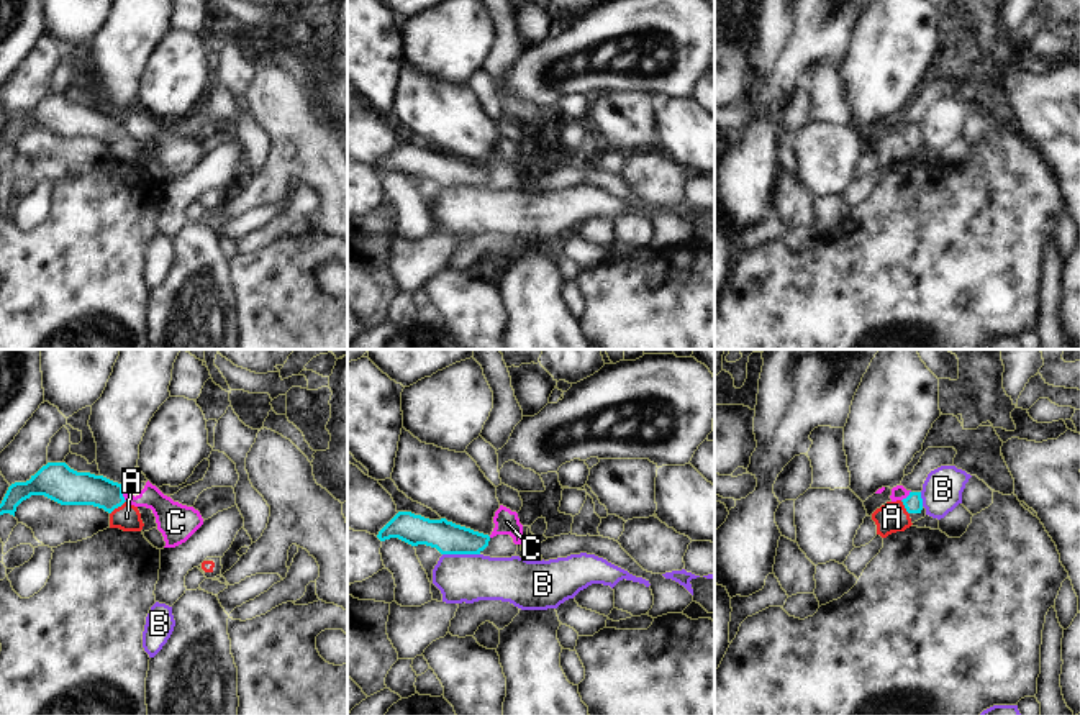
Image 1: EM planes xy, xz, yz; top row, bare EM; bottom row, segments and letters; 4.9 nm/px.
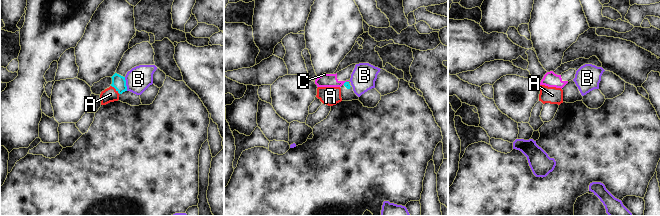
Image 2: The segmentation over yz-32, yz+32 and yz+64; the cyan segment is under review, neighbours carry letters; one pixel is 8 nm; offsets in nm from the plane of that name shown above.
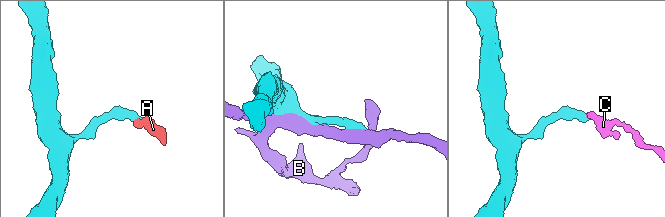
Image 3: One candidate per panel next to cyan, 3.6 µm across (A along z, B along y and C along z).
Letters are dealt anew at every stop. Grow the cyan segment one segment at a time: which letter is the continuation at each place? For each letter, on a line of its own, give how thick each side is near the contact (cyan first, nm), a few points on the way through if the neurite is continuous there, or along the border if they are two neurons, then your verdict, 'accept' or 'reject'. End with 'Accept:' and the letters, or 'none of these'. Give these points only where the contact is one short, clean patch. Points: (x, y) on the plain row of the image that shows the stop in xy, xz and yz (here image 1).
A: 170/130 nm | along xy (125, 133), (110, 146) | reject
B: 160/240 nm | reject
C: 170/130 nm | along xy (122, 118), (122, 128), (127, 133) | reject
Accept: none of these

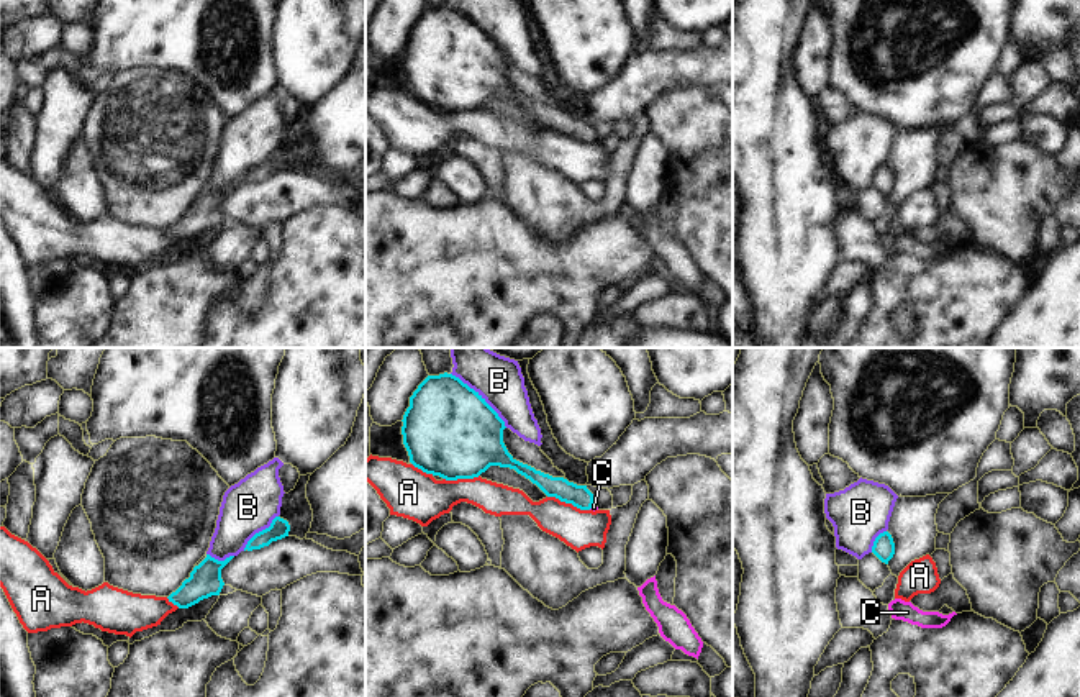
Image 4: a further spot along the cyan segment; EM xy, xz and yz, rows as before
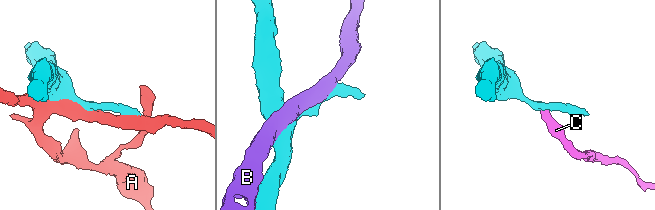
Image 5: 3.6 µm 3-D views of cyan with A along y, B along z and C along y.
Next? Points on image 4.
A: 110/190 nm | reject
B: 460/220 nm | reject
C: 110/30 nm | across xz (579, 128), (592, 136), (594, 140) | accept
Accept: C

